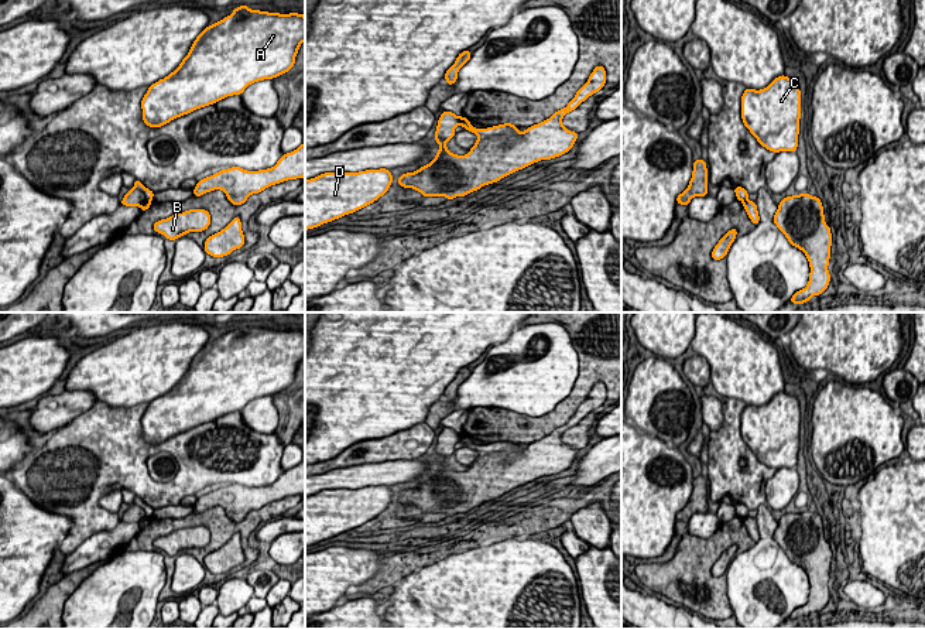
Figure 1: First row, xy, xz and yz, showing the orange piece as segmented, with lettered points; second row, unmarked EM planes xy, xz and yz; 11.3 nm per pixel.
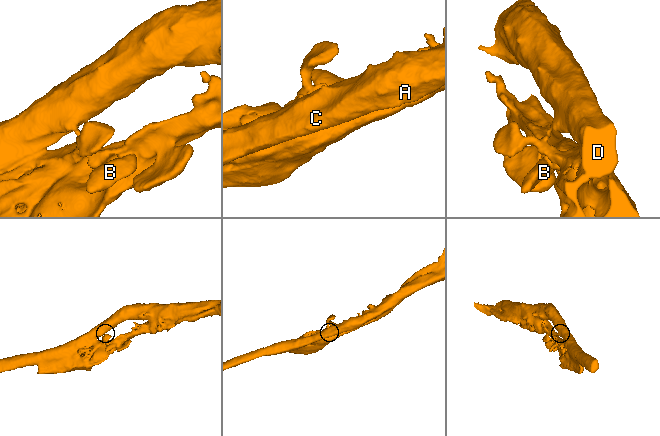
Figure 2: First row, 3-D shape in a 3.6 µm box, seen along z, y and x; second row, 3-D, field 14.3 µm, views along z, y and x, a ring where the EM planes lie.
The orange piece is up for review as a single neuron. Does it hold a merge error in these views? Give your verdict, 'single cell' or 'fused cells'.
fused cells

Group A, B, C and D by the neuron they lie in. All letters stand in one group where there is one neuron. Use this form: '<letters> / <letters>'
A C D / B

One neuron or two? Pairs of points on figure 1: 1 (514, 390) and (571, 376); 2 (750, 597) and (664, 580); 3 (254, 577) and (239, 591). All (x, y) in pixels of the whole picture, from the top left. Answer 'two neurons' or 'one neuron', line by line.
1: one neuron
2: two neurons
3: two neurons

